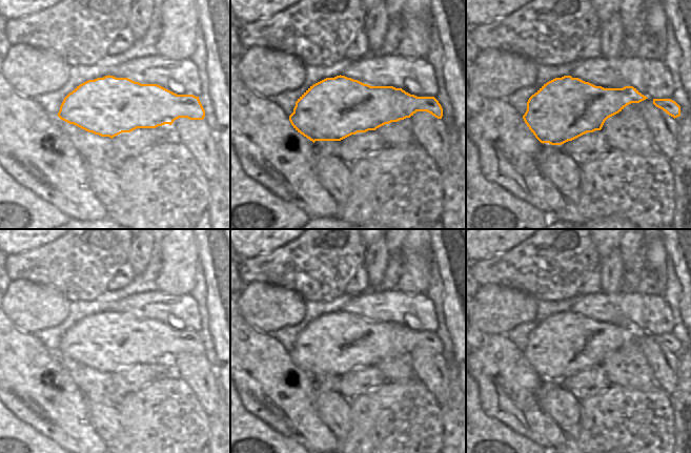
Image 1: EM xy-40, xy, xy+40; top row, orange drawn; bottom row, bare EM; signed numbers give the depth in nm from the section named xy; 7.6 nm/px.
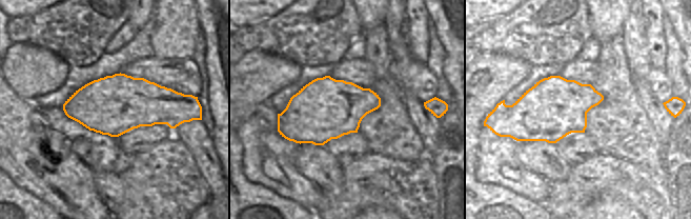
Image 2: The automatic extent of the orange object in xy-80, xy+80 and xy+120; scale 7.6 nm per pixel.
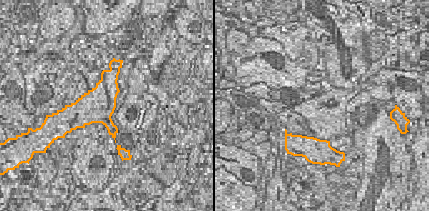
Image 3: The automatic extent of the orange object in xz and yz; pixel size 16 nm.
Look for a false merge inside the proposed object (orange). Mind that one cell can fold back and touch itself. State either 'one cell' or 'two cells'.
one cell

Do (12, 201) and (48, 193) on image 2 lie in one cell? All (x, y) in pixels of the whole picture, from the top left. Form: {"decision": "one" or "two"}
{"decision": "two"}

